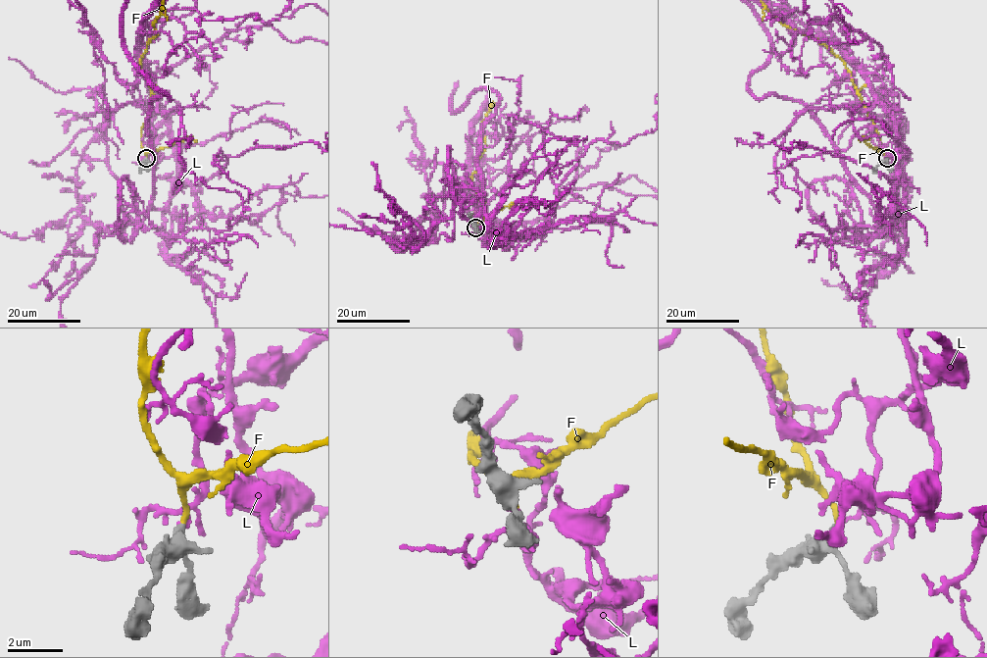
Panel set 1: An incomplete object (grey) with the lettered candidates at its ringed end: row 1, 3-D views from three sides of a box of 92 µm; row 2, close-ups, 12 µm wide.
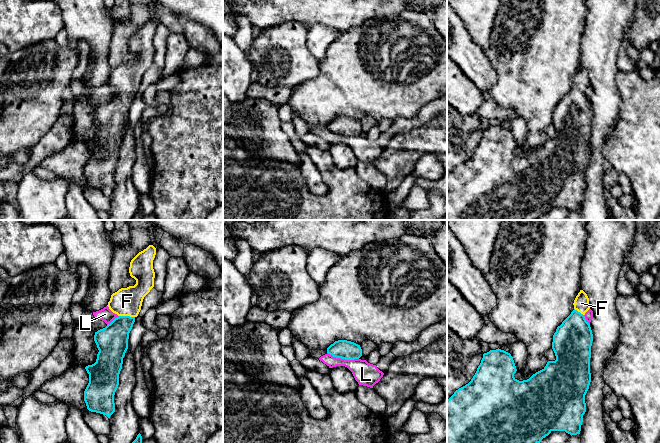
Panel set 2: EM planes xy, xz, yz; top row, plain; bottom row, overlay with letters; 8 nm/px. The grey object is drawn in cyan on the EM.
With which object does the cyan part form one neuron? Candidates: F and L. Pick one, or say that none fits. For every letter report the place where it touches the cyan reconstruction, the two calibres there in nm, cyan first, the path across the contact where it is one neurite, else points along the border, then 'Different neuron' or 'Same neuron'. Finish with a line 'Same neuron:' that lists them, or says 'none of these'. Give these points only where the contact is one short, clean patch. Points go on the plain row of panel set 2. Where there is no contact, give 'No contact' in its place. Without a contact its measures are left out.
F: Touches cyan at xy (127, 92). Thickness 260 nm (cyan) against 220 nm. Path across: xy (112, 117), (127, 92), (127, 77). Same neuron
L: Touches cyan at xz (343, 134). Thickness 150 nm (cyan) against 190 nm. Boundary: xz (327, 128), (336, 133), (358, 135). Different neuron
Same neuron: F

